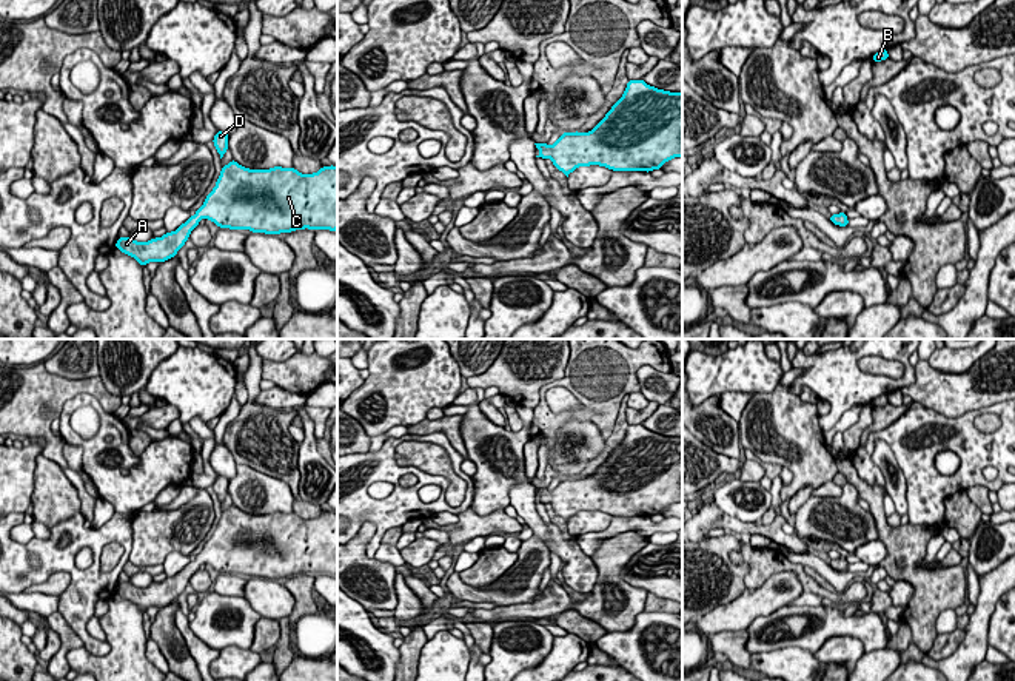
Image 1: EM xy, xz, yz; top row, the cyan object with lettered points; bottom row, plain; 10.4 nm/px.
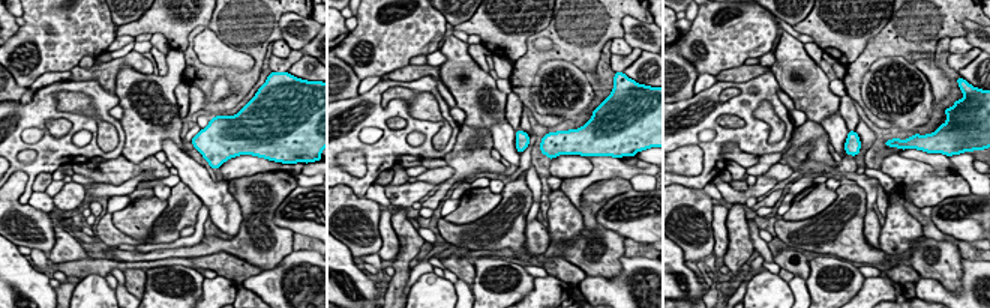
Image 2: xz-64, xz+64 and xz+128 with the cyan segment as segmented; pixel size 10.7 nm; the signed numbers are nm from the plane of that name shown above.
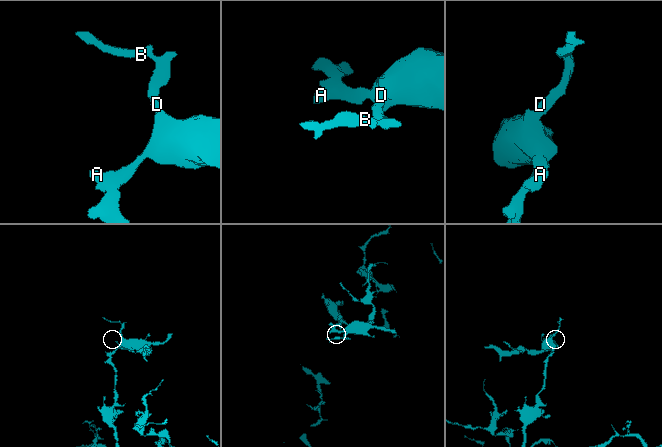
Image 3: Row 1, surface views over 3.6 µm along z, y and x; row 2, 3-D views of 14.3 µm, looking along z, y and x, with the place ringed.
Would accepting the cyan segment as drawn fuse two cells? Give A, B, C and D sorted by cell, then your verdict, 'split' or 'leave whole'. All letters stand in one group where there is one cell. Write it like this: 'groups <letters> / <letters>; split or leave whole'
groups A B C D; leave whole

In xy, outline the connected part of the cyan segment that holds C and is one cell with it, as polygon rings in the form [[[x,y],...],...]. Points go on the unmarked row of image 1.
[[[234,504],[222,512],[220,521],[203,550],[189,561],[176,576],[148,587],[119,582],[116,593],[134,602],[142,612],[149,607],[165,607],[189,584],[191,576],[202,564],[214,567],[219,573],[250,575],[251,578],[280,579],[296,575],[337,575],[337,512],[322,512],[317,518],[302,519],[296,513],[274,512],[270,515],[250,515]]]

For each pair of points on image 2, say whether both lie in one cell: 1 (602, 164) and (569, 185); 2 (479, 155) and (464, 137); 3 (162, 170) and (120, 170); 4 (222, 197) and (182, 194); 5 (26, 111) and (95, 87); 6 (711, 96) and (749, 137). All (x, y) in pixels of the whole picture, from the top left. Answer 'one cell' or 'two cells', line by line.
1: one cell
2: one cell
3: one cell
4: two cells
5: one cell
6: one cell

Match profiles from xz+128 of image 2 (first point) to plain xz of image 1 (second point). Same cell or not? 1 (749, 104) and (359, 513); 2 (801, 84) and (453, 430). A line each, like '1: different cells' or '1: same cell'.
1: same cell
2: different cells

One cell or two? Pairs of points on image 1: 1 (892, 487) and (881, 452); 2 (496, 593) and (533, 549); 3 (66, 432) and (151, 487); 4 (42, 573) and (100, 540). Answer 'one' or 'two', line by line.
1: one
2: one
3: one
4: one

